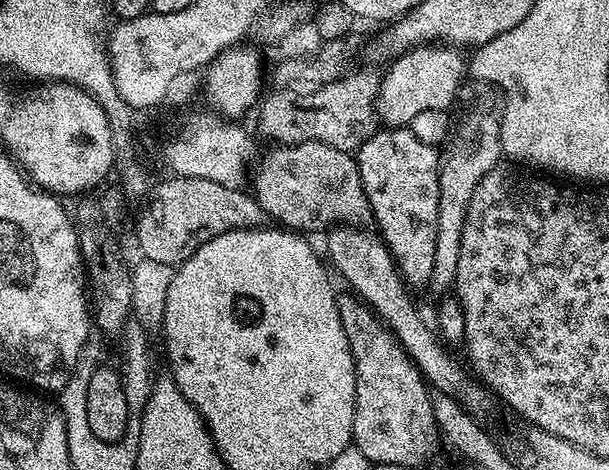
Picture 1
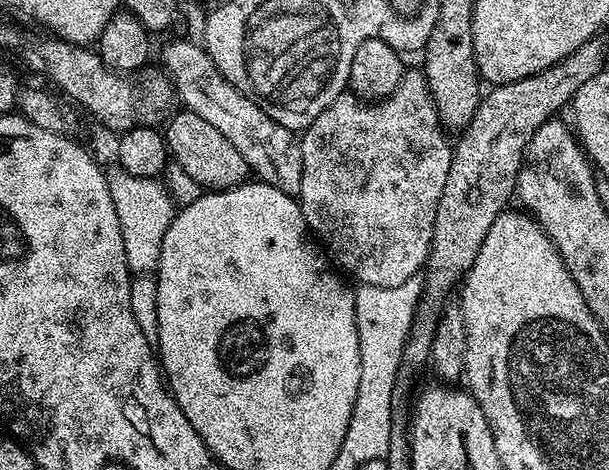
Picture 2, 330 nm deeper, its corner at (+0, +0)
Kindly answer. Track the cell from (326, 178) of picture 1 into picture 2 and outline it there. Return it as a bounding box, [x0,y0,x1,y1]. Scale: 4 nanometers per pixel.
[162,110,250,190]

